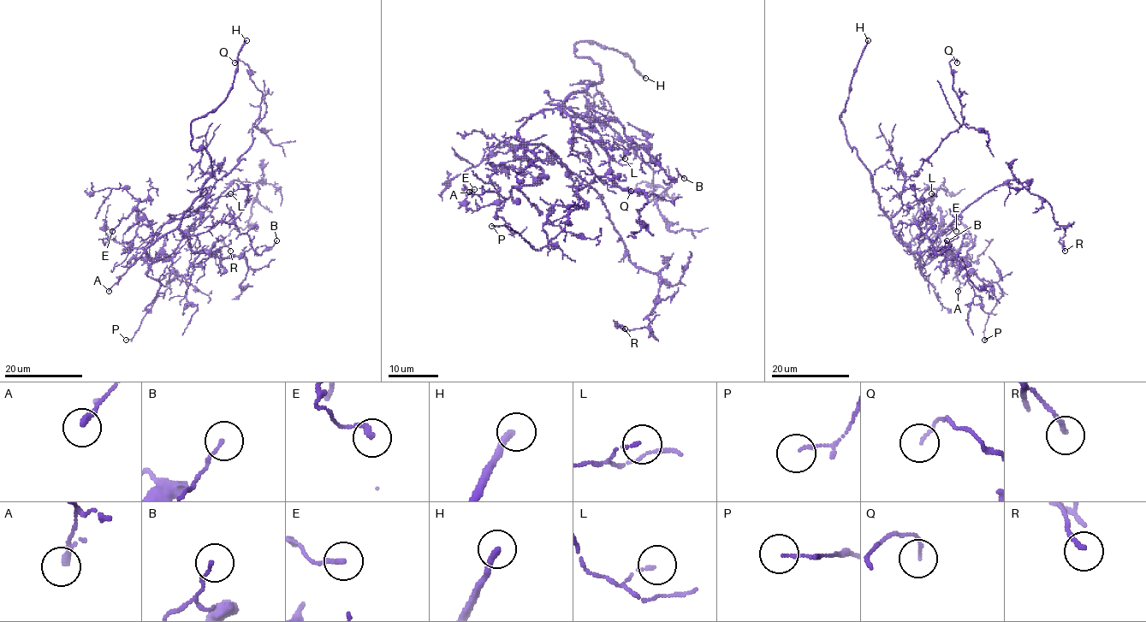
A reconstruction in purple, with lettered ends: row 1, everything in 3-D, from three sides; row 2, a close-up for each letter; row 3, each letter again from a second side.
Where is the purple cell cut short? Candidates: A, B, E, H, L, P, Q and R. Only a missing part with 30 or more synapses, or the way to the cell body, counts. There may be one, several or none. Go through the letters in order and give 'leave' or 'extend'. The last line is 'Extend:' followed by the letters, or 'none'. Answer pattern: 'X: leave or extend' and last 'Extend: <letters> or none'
A: leave
B: leave
E: leave
H: extend
L: leave
P: leave
Q: leave
R: leave
Extend: H

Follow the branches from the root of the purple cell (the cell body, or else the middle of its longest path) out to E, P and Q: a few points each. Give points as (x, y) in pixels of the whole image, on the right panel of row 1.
E: (910, 251), (915, 251), (925, 239), (933, 248), (953, 250), (972, 239), (958, 219), (953, 223), (956, 231)
P: (910, 251), (893, 229), (911, 252), (950, 250), (968, 279), (974, 273), (999, 286), (1003, 295), (984, 340)
Q: (910, 251), (895, 237), (892, 218), (902, 207), (904, 182), (963, 123), (949, 62), (956, 59), (957, 62)

